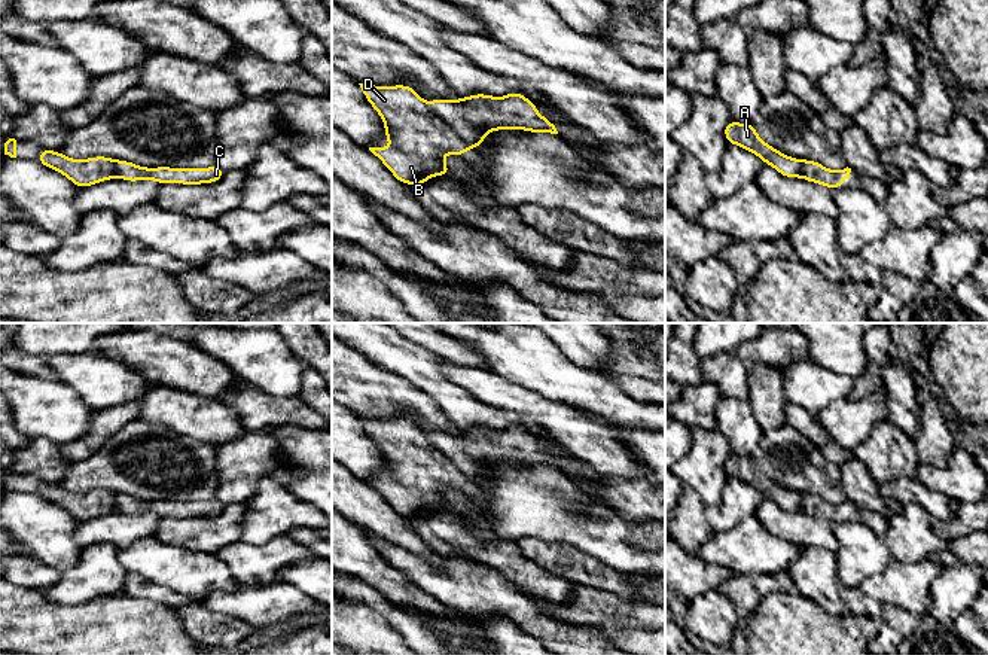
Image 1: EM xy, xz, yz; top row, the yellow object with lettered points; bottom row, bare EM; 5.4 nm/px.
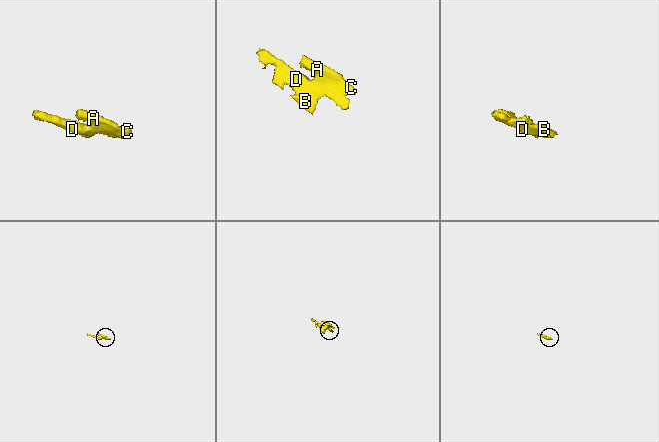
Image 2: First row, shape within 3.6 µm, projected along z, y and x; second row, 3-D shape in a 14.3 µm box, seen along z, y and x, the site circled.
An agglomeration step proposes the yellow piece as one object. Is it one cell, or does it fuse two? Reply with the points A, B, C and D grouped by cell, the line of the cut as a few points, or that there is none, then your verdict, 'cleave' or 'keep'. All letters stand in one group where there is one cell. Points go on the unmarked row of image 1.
A C / B D | xz (426, 436), (469, 480) | cleave

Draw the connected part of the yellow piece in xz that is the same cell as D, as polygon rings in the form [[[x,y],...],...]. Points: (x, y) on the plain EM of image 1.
[[[359,417],[366,433],[385,457],[391,481],[369,481],[403,518],[421,518],[433,509],[449,509],[442,488],[460,490],[470,479],[451,463],[408,418]]]

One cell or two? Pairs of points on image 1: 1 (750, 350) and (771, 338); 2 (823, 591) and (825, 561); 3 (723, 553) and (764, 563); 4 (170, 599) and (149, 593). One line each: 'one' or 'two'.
1: one
2: one
3: one
4: one

